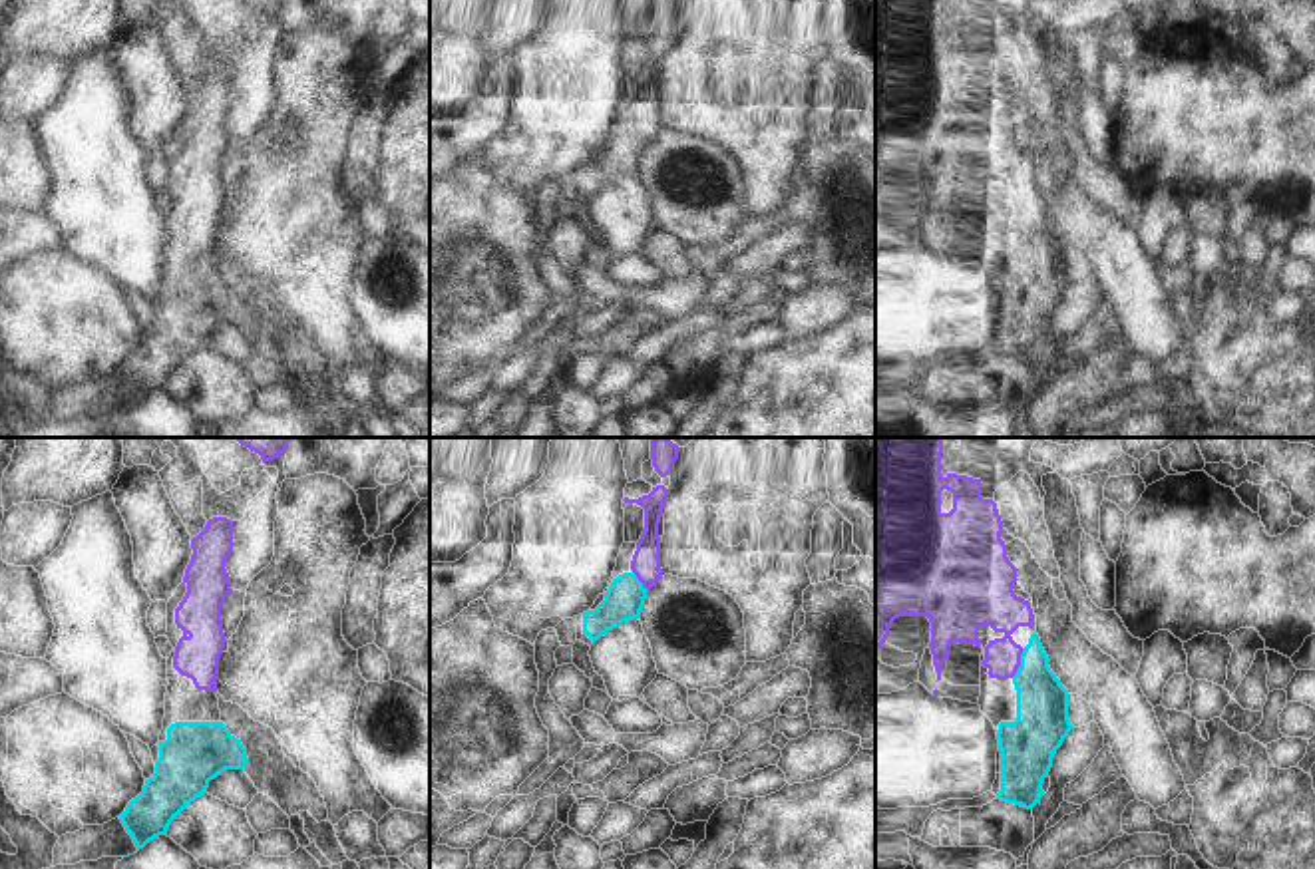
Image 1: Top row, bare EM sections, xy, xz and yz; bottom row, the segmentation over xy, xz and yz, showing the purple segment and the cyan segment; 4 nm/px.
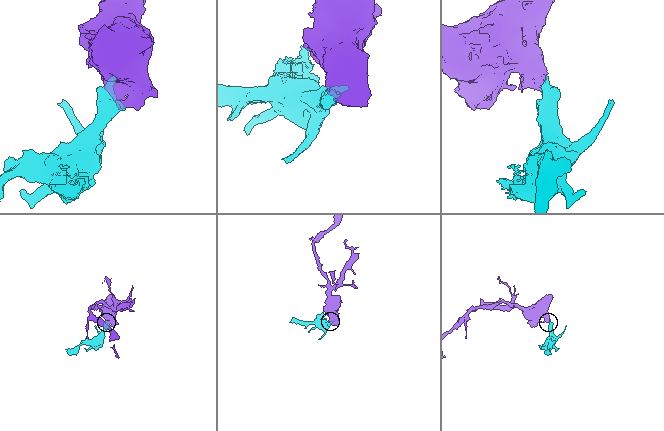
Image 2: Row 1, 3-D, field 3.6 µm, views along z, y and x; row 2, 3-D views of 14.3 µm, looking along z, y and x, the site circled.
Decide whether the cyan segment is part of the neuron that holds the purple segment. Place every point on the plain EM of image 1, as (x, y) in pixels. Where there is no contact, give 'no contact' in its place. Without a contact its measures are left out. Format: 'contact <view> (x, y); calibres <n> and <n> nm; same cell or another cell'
contact yz (1019, 217); calibres 170 and 200 nm; same cell

